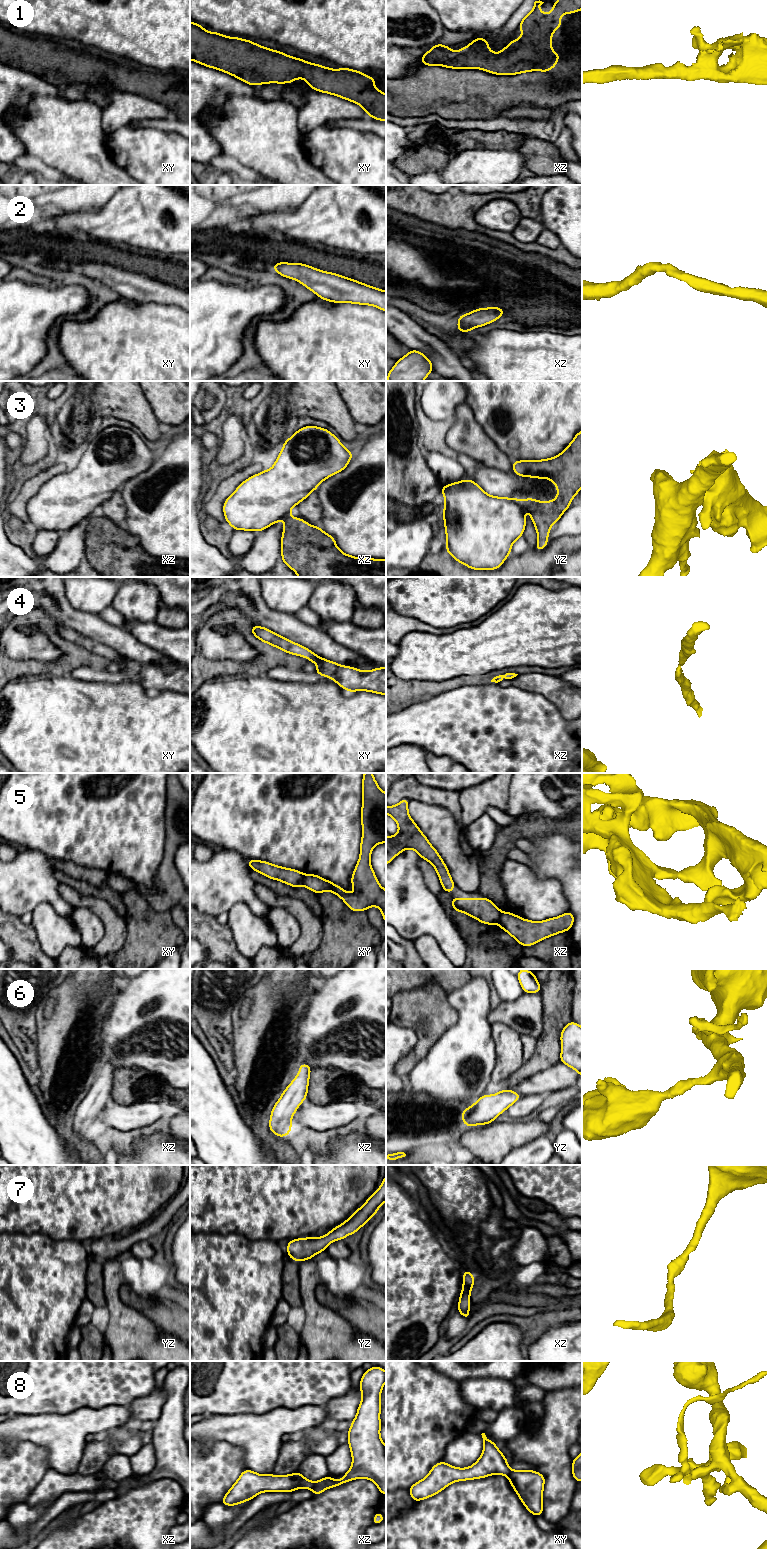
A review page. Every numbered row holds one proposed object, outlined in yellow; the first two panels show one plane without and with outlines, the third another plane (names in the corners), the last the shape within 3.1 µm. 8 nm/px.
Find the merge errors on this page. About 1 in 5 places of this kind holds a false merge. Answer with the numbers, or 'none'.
3, 5, 8

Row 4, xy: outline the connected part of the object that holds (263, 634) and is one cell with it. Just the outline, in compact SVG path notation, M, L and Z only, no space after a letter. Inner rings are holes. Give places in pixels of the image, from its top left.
M251 624L251 633L262 642L291 655L298 655L316 663L318 666L314 674L331 678L348 692L368 691L386 696L386 667L362 671L326 660L308 648L294 643L265 627L253 626Z

